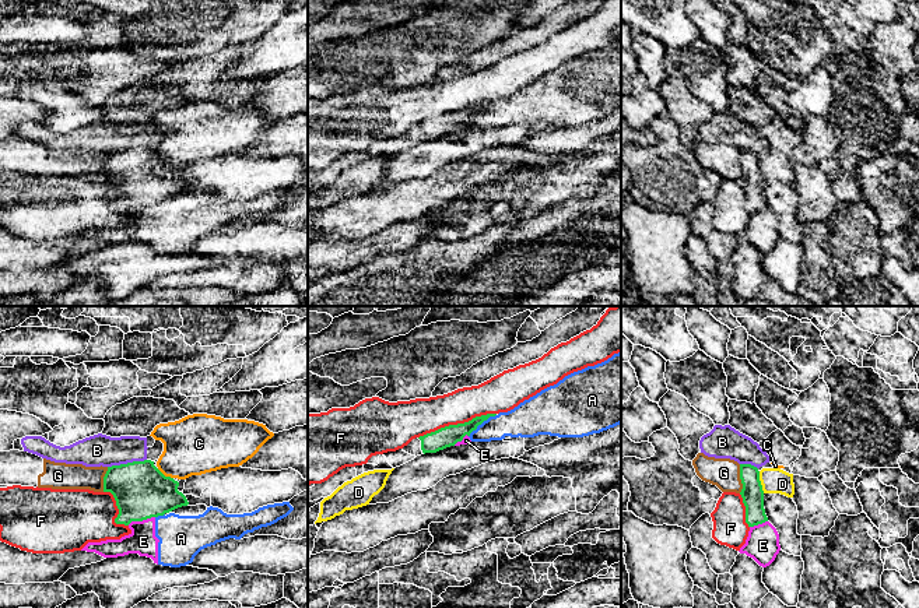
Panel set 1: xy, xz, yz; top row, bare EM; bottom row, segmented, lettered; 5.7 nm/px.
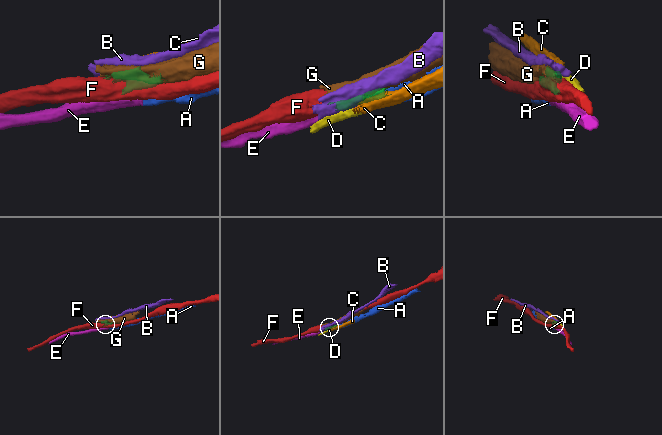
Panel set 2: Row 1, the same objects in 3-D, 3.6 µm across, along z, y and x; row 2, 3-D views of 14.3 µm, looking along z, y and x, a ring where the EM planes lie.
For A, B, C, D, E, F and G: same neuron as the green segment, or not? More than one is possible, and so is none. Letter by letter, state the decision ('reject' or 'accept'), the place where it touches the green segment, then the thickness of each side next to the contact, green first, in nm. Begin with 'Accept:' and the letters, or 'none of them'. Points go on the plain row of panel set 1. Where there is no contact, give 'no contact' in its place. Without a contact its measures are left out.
Accept: none of them
A: reject; contact xz (481, 109); calibres 120 and 190 nm
B: reject; contact xy (127, 150); calibres 320 and 180 nm
C: reject; contact xy (164, 162); calibres 320 and 340 nm
D: reject; contact yz (760, 169); calibres 130 and 140 nm
E: reject; contact xy (140, 207); calibres 320 and 160 nm
F: reject; contact xz (458, 111); calibres 120 and 220 nm
G: reject; contact yz (740, 165); calibres 130 and 170 nm

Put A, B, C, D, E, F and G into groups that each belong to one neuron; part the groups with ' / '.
A E / B / C D / F / G

